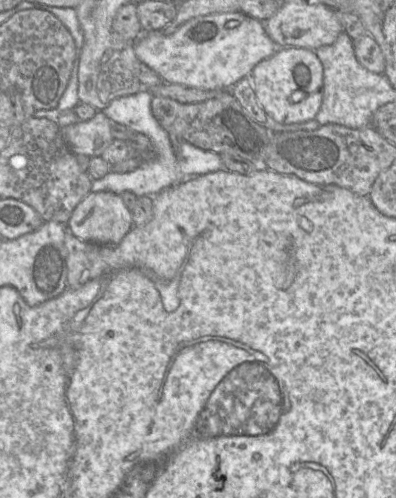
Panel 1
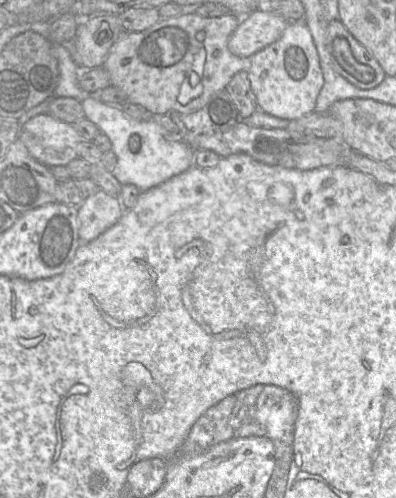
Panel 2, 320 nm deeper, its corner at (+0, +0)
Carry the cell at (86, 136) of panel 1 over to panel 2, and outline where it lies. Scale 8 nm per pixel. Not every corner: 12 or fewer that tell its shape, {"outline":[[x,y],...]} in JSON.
{"outline":[[50,113],[22,124],[18,138],[47,167],[68,165],[83,140]]}

